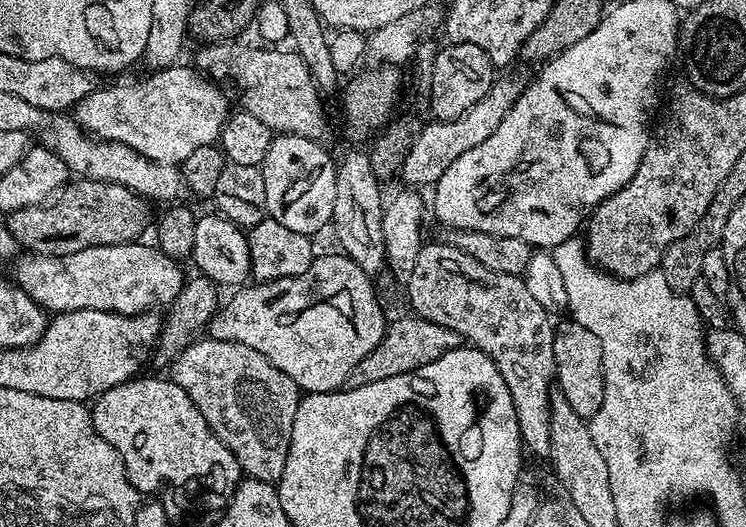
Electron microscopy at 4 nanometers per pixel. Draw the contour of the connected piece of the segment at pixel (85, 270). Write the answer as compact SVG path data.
M144 243L94 246L65 256L24 254L15 261L14 282L52 314L70 310L106 310L133 316L139 312L160 310L170 305L182 290L186 273L159 247Z

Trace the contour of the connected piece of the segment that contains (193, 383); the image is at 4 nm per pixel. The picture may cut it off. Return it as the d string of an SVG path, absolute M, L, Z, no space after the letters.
M211 338L197 339L171 361L170 368L170 379L182 386L186 394L190 394L194 406L198 406L202 418L206 418L212 433L231 450L236 461L240 463L241 473L245 477L267 484L279 482L282 470L286 470L286 454L292 441L294 414L298 410L302 395L302 390L292 378L278 370L278 366L262 358L258 350L250 350L250 346Z

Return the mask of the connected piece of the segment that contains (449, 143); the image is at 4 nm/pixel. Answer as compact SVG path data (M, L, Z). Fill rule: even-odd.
M504 76L501 80L500 77L493 79L488 93L482 98L478 98L478 102L474 102L474 106L470 106L470 110L466 110L466 114L453 120L433 119L432 124L426 125L421 132L417 131L412 145L409 146L409 153L406 154L402 169L402 179L404 178L408 183L405 185L428 184L428 186L434 186L438 182L438 178L446 172L446 166L450 166L450 162L454 162L454 158L460 158L462 154L466 154L466 150L472 150L474 146L486 142L486 138L490 138L490 134L494 134L494 130L498 130L502 118L512 109L514 102L518 102L518 98L529 83L529 77L524 76Z

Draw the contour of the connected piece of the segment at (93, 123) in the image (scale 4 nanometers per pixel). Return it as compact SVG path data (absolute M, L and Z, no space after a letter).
M173 66L153 71L145 80L136 80L133 84L108 84L105 88L93 87L90 95L74 109L76 123L89 136L128 146L130 150L136 150L138 154L159 164L183 165L184 160L190 158L194 150L198 150L198 146L216 144L219 141L220 131L230 115L230 107L228 108L227 94L216 85L219 83L205 78L191 67L190 69L180 67Z

